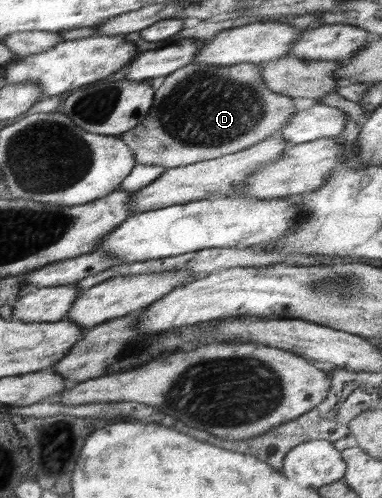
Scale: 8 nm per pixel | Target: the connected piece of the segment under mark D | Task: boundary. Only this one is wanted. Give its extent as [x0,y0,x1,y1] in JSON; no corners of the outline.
[120,63,296,169]

